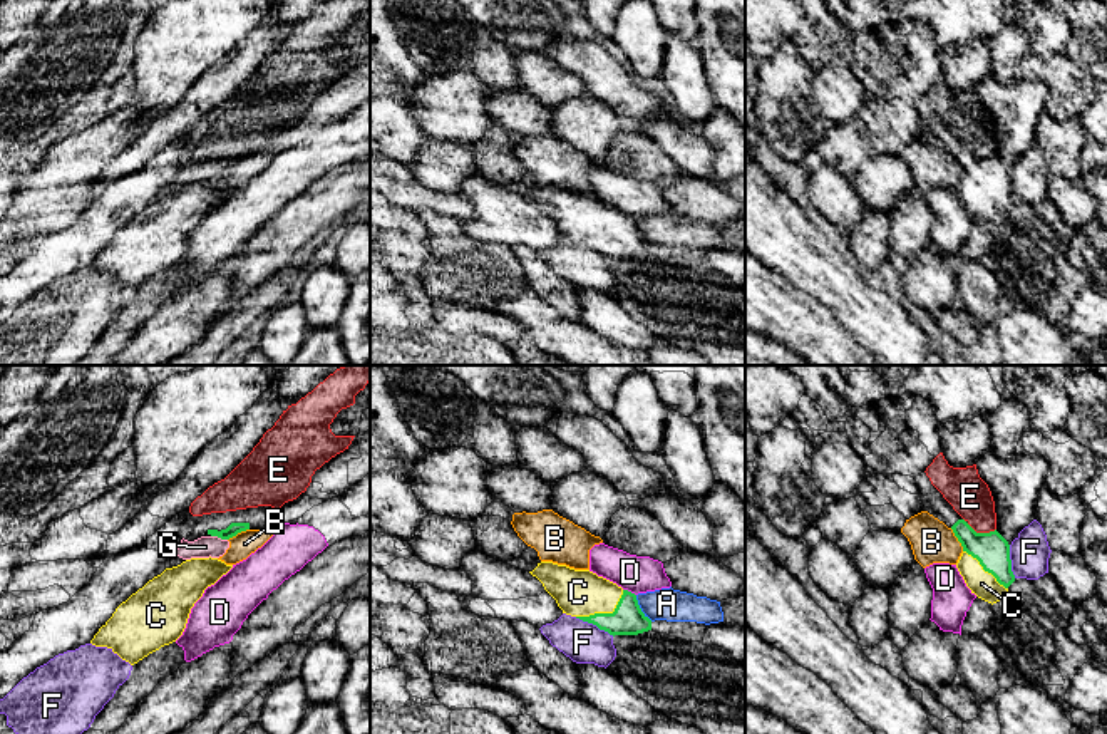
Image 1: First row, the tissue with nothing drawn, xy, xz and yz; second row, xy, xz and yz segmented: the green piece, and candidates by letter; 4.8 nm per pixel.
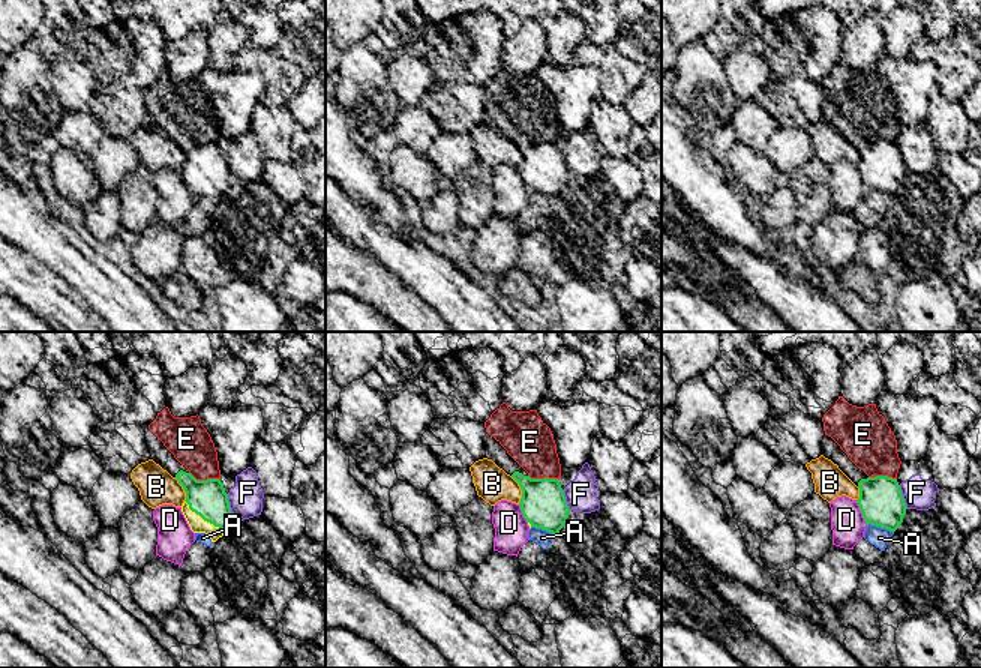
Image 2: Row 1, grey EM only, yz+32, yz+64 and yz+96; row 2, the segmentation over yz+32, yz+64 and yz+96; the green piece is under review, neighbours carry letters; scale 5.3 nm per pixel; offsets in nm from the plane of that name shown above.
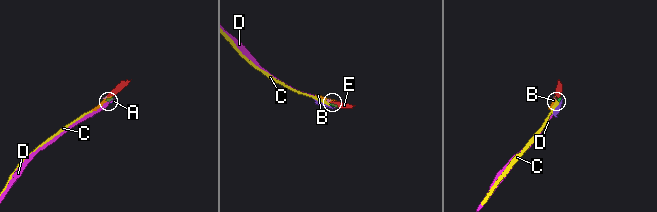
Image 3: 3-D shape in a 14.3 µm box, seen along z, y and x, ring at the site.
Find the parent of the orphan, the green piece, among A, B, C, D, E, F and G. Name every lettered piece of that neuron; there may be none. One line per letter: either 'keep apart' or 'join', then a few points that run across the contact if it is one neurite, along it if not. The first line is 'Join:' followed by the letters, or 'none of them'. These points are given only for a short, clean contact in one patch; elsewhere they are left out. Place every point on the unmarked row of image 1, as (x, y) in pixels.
Join: C
A: keep apart; line xz (635, 220), (640, 233), (652, 245)
B: keep apart; line yz (950, 153), (963, 175)
C: join; line xz (627, 243), (620, 238), (605, 238), (578, 217)
D: keep apart; line xz (623, 213), (635, 220)
E: keep apart; line yz (963, 143), (977, 156), (995, 155)
F: keep apart; line xz (575, 242), (592, 247), (613, 260)
G: keep apart; line xy (211, 160), (226, 165)

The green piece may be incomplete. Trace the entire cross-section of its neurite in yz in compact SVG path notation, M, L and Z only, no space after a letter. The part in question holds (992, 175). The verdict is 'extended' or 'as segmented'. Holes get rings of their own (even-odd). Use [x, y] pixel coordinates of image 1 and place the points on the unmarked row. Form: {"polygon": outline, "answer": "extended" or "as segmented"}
{"polygon": "M965 144L951 154L963 171L956 193L971 218L991 230L1007 223L1015 206L1008 166L996 154L976 158Z", "answer": "extended"}

